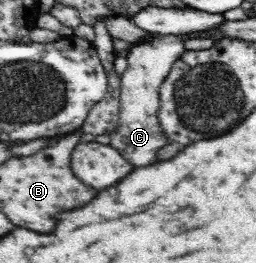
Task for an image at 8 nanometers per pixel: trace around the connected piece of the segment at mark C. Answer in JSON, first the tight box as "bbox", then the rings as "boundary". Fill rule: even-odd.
{"bbox":[110,34,191,166],"boundary":[[[153,34],[142,40],[130,44],[119,38],[112,38],[114,50],[127,48],[126,60],[128,68],[120,77],[120,114],[119,125],[110,135],[110,146],[120,151],[120,154],[134,166],[148,166],[154,164],[158,150],[168,144],[166,135],[159,125],[159,92],[161,84],[171,72],[172,64],[181,57],[186,50],[186,42],[191,38],[184,34]]]}

